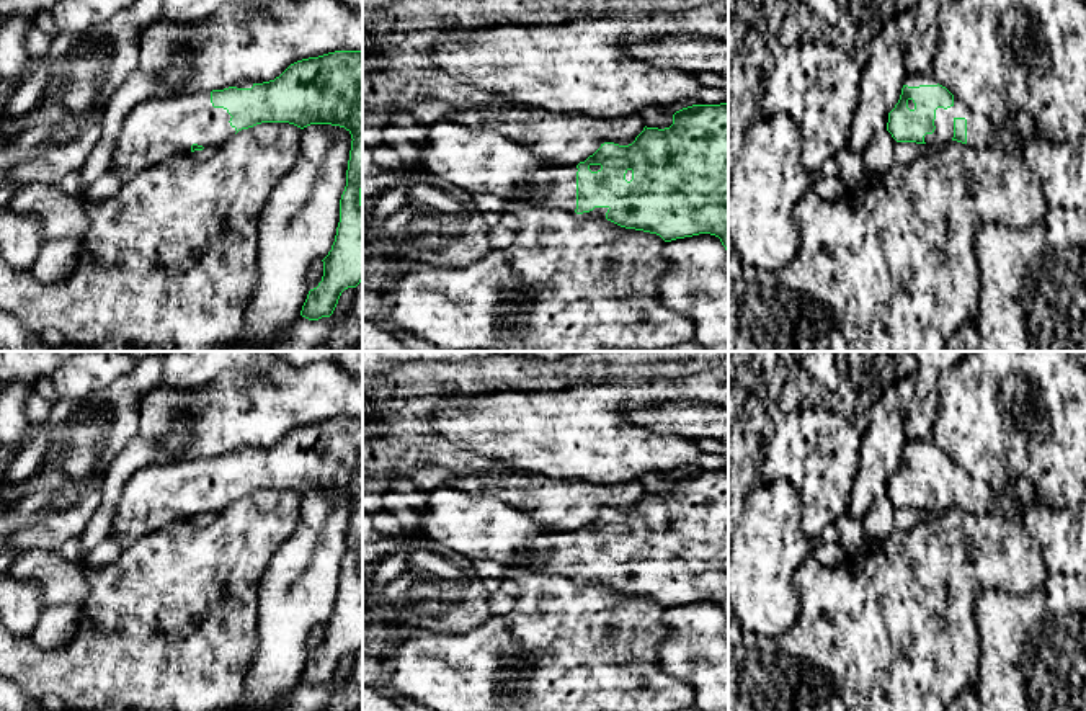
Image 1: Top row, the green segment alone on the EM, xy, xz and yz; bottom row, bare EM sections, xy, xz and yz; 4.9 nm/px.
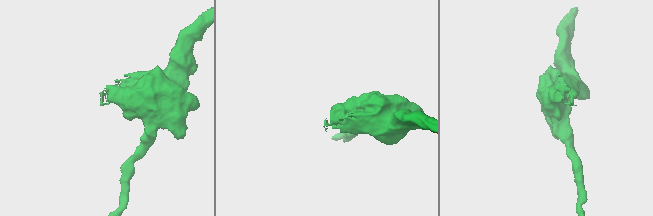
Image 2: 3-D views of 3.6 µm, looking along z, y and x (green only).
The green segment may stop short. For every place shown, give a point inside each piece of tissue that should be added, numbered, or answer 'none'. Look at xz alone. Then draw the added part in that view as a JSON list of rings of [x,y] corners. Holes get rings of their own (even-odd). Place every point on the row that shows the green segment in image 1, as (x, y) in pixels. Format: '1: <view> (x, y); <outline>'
1: xz (551, 188); [[[576,165],[557,167],[534,175],[527,190],[519,198],[511,198],[518,204],[539,208],[560,208],[575,214],[576,219],[606,219],[609,208],[594,208],[590,212],[576,214]]]

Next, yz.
1: yz (979, 128); [[[954,96],[954,105],[947,110],[937,108],[934,119],[934,132],[924,136],[924,142],[929,147],[952,141],[954,137],[954,119],[967,119],[967,145],[981,147],[988,142],[993,124],[981,113],[973,111],[968,105]]]

